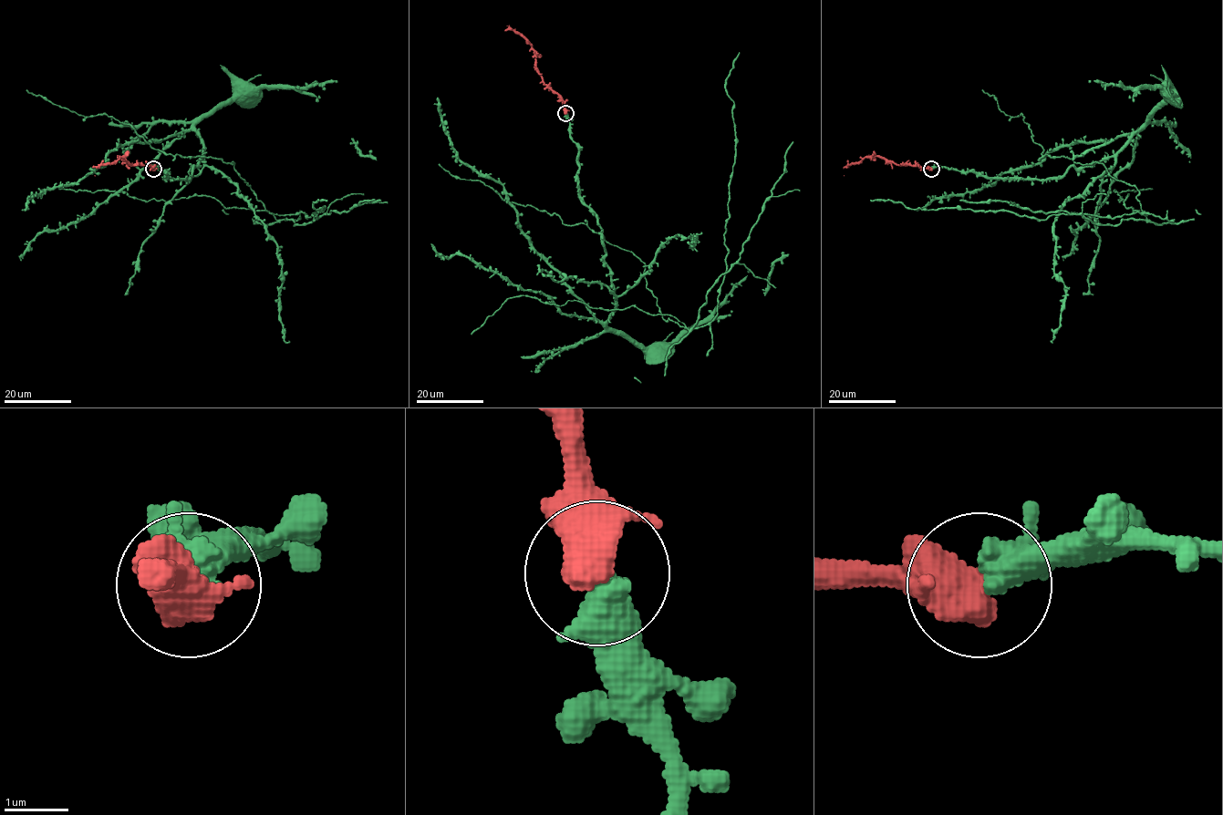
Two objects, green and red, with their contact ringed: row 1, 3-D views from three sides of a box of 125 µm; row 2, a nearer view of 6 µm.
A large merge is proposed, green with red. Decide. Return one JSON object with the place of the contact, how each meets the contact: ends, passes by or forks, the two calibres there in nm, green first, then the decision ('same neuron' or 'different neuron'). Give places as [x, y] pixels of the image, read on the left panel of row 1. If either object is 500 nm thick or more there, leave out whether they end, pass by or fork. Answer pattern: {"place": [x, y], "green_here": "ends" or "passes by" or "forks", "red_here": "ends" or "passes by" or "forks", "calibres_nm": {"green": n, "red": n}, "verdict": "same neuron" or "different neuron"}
{"place": [153, 169], "calibres_nm": {"green": 400, "red": 500}, "verdict": "same neuron"}

